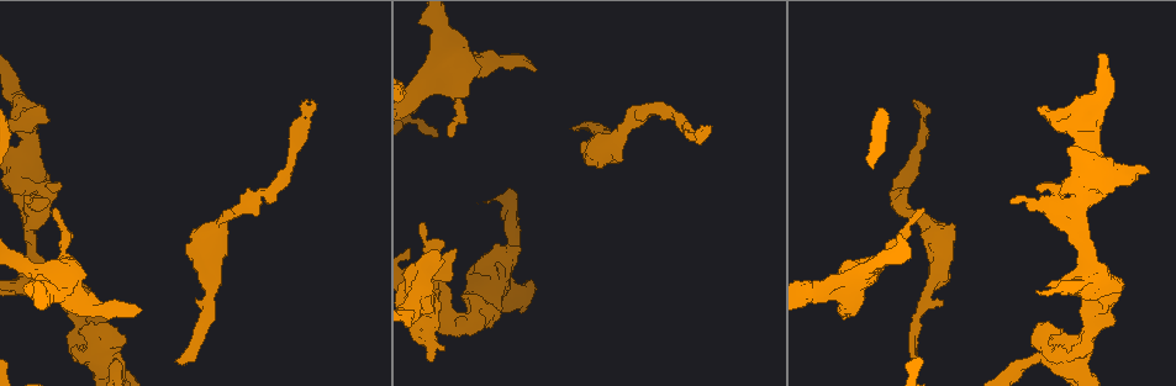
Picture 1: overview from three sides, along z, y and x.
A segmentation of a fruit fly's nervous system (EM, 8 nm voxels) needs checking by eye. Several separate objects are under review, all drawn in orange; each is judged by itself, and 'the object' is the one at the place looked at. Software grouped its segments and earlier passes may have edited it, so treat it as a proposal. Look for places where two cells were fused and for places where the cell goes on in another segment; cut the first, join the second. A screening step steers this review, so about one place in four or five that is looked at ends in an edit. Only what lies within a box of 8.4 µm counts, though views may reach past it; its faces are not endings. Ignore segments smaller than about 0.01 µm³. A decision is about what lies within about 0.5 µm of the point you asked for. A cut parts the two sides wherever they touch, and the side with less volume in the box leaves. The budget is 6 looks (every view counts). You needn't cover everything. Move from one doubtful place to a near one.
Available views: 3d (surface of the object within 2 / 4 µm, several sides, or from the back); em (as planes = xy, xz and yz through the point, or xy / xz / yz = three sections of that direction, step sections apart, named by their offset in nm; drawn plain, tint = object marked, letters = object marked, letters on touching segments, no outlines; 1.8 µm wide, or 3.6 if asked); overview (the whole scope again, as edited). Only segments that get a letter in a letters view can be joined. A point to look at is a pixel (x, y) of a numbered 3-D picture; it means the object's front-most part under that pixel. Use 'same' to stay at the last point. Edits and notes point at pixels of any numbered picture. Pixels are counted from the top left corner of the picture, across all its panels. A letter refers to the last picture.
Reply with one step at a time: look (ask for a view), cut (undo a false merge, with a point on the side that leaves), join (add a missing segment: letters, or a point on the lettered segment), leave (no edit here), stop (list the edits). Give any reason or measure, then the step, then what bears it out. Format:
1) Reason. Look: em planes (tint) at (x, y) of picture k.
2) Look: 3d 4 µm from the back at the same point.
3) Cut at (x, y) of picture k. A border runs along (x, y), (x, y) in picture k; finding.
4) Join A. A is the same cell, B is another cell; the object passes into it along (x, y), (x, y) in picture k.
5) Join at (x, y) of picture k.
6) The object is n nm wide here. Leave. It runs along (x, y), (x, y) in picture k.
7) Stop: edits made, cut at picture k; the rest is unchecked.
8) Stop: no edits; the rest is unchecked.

Free end. Look: em 3.6 µm planes (letters) at (140, 309) of picture 1.

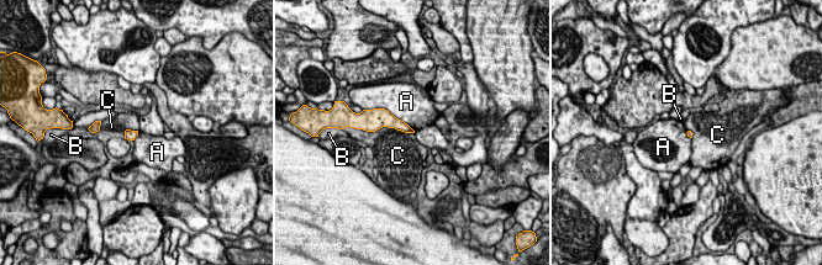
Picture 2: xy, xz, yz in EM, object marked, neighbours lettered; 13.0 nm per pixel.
Leave. A, B and C are other cells; a border runs along (370, 131), (394, 127), (414, 133) in picture 2; no lettered segment goes on from it.

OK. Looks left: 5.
Sudden change in width. Look: em xz step 4 (tint) at (940, 263) of picture 1.

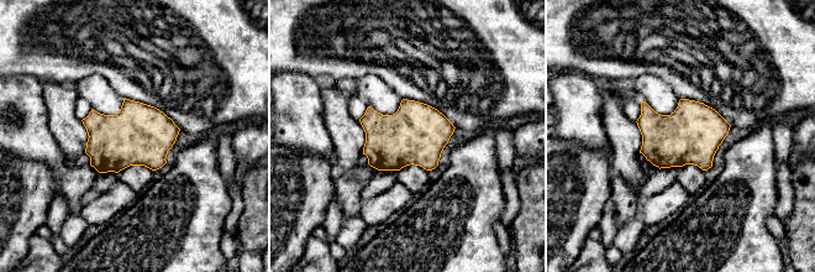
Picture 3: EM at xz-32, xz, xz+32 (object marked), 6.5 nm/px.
Look: em yz step 16 (letters) at the same point.

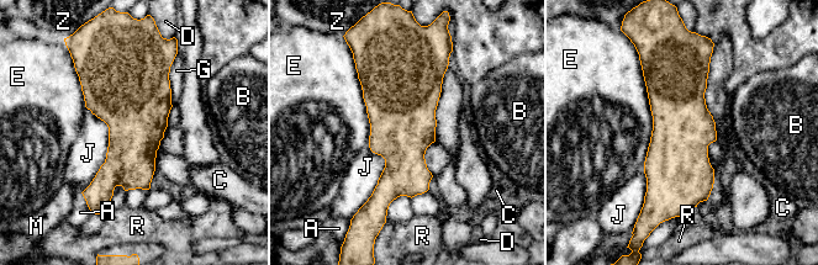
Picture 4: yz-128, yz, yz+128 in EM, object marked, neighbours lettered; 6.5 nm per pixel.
The object is 380 nm wide here. Leave. A, B, C, D, E, G, J, M, R and Z are other cells; a border runs along (85, 106), (107, 152), (82, 192) in picture 4; all the same cell.

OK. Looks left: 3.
Free end. Look: em 3.6 µm yz step 8 (tint) at (123, 342) of picture 1.

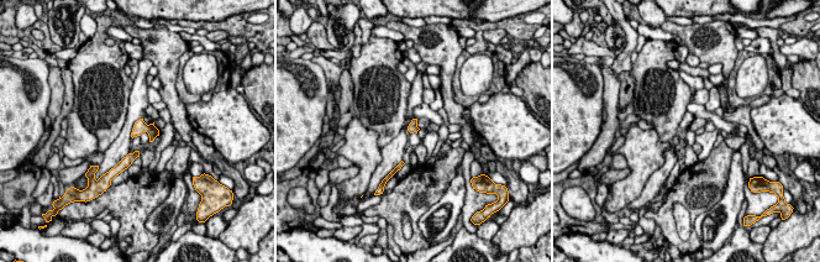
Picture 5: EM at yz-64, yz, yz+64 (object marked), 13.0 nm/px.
Look: em 3.6 µm xz step 8 (letters) at the same point.

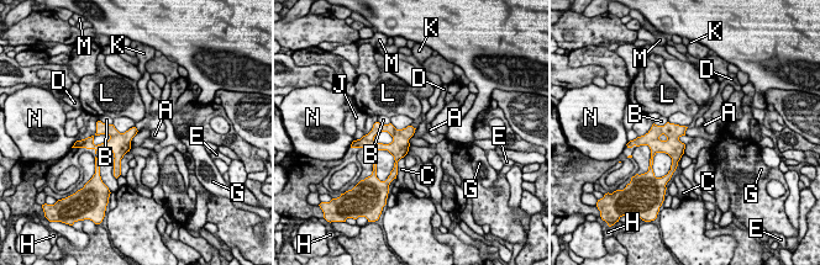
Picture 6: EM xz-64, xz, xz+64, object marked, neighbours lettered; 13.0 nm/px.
Leave. A, B, C, D, E, G, H, J, K, L, M and N are other cells; a border runs along (653, 123), (646, 133) in picture 6; none of them fits.

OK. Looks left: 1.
Stop: no edits; the rest is unchecked.

